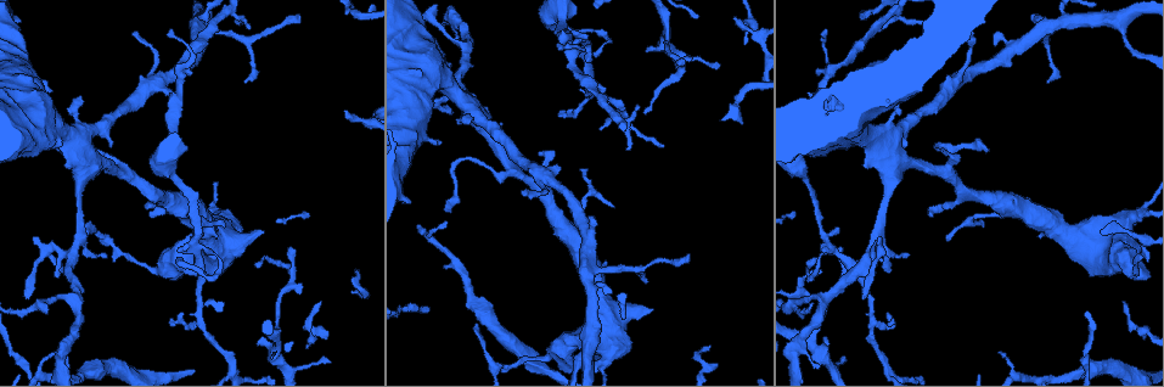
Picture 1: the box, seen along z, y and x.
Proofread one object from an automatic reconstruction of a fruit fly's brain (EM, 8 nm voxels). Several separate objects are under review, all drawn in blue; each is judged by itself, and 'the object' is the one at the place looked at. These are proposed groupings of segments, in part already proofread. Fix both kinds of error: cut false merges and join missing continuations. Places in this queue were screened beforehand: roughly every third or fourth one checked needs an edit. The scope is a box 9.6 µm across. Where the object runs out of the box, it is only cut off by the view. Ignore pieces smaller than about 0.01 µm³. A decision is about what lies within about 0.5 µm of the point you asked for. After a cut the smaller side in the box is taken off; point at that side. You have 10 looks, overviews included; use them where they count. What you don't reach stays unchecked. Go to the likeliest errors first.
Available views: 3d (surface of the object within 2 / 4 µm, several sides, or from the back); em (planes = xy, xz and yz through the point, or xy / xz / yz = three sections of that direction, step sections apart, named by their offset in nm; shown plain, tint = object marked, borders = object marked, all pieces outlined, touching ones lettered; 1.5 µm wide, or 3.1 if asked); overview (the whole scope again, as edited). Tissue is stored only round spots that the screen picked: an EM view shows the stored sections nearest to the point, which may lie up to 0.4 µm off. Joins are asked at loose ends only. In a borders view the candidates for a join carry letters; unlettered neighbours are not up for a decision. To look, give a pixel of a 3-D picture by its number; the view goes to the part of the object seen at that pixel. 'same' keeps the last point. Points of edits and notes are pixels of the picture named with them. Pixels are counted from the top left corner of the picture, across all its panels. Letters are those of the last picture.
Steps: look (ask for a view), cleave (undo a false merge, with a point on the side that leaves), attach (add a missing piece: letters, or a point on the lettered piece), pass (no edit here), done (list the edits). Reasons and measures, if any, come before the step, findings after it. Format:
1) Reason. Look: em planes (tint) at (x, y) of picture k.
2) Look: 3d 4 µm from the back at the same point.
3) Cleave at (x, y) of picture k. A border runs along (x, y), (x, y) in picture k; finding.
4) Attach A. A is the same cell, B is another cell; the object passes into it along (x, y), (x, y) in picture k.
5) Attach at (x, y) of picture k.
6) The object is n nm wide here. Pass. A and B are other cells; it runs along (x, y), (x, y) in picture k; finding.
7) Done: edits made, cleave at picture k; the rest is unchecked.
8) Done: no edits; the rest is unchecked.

Thin end. Look: em xy step 4 (borders) at (1124, 301) of picture 1.

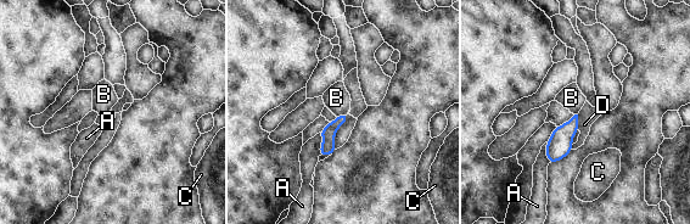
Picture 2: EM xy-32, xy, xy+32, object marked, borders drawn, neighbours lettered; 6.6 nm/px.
Pass. A, B, C and D are other cells; a border runs along (347, 112), (337, 117) in picture 2; no lettered piece goes on from it.

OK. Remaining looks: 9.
Branch stops here. Look: 3d 4 µm from the back at (82, 96) of picture 1.

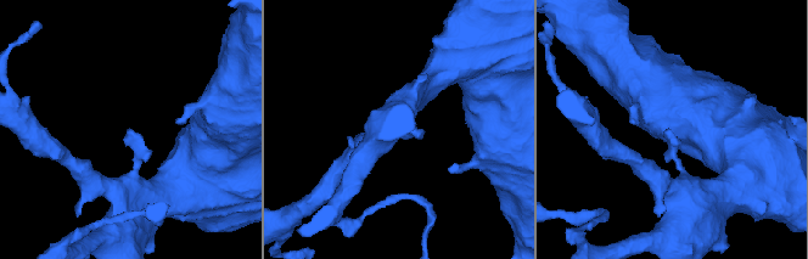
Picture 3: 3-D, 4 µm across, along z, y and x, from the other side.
Shape alone is not enough. Look: em planes (borders) at (130, 129) of picture 3.

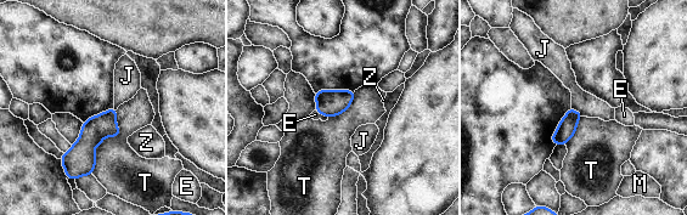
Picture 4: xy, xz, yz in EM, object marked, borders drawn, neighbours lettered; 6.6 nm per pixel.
The object is 120 nm wide here. Pass. E, J, M, T and Z are other cells; none of them fits.

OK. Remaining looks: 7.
An open end. Look: em planes (borders) at (68, 166) of picture 1.

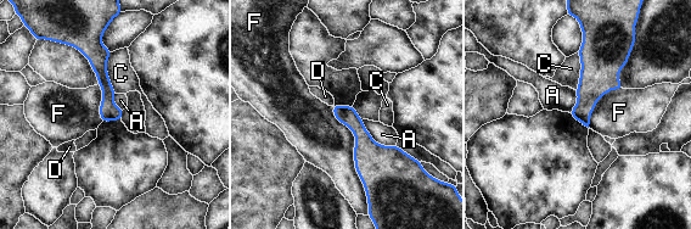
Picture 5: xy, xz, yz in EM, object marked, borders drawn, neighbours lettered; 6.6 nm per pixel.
Pass. A, C, D and F are other cells; it runs along (95, 44), (107, 107), (117, 117) in picture 5; no lettered piece goes on from it.

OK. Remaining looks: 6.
Branch point. Look: em planes (borders) at (197, 251) of picture 1.

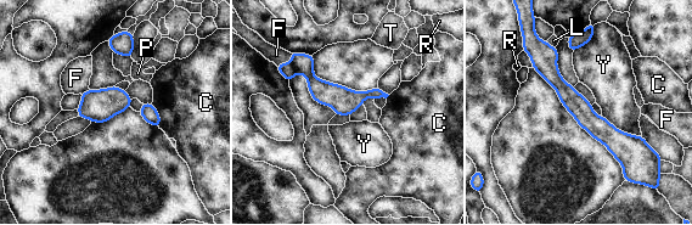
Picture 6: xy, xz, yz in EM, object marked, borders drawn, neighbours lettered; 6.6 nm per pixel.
The object is 150 nm wide here. Pass. C, F, L, P, R, T and Y are other cells; it runs along (544, 50), (552, 77), (628, 168) in picture 6; one neuron here.

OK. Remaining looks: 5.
Done: no edits; the rest is unchecked.

